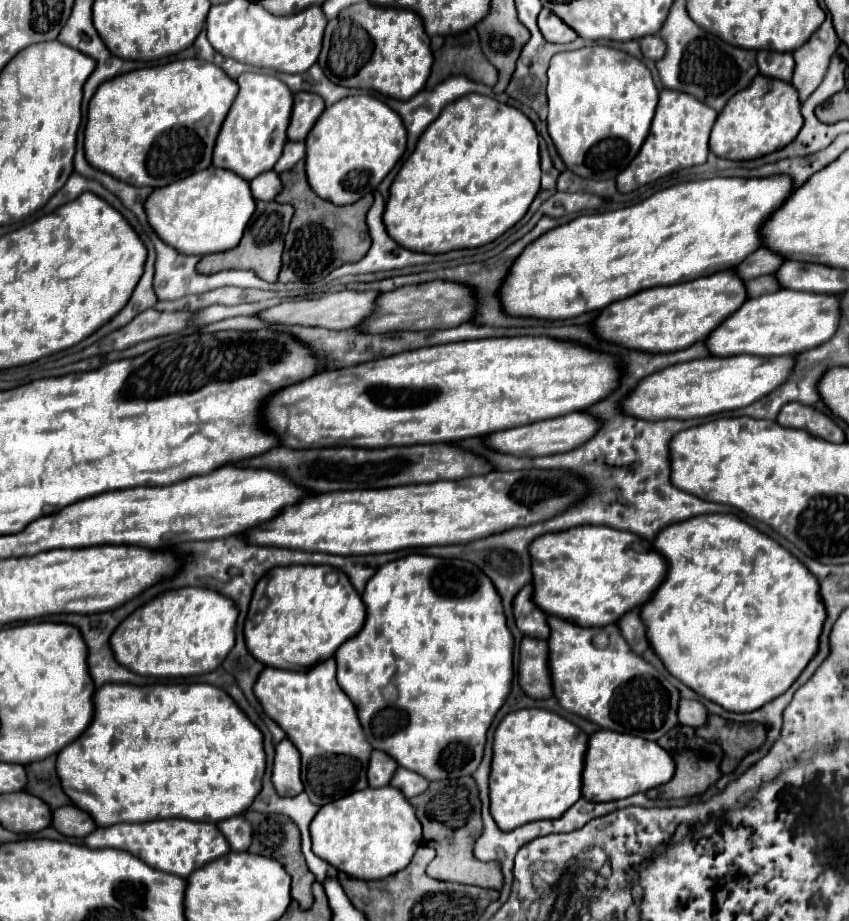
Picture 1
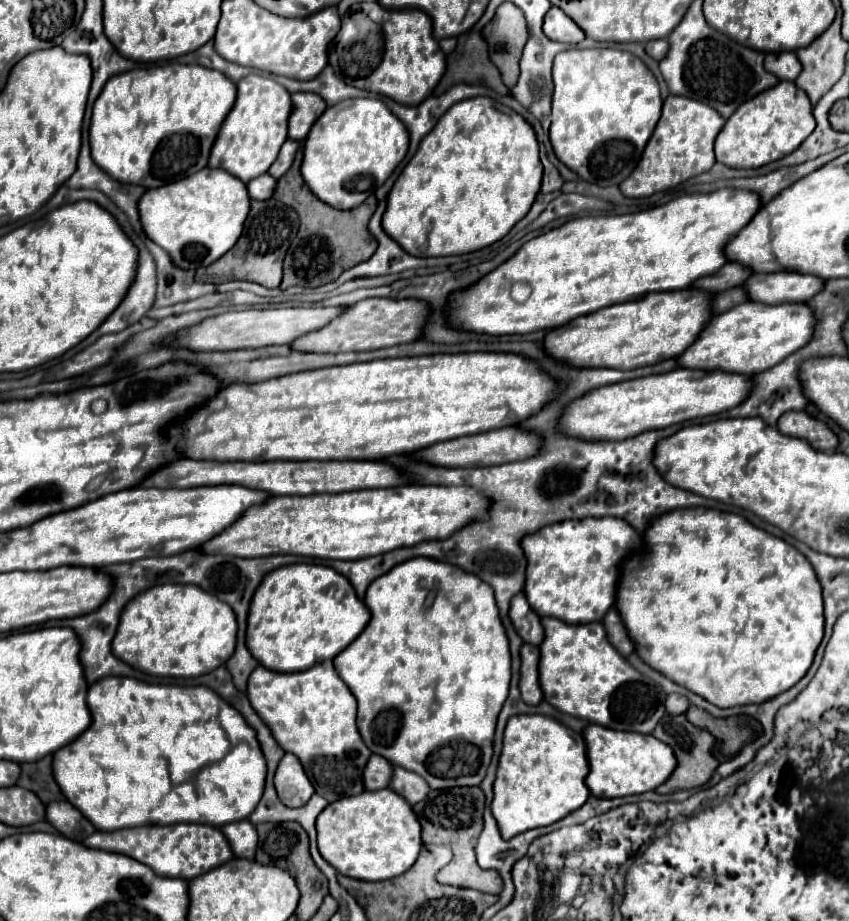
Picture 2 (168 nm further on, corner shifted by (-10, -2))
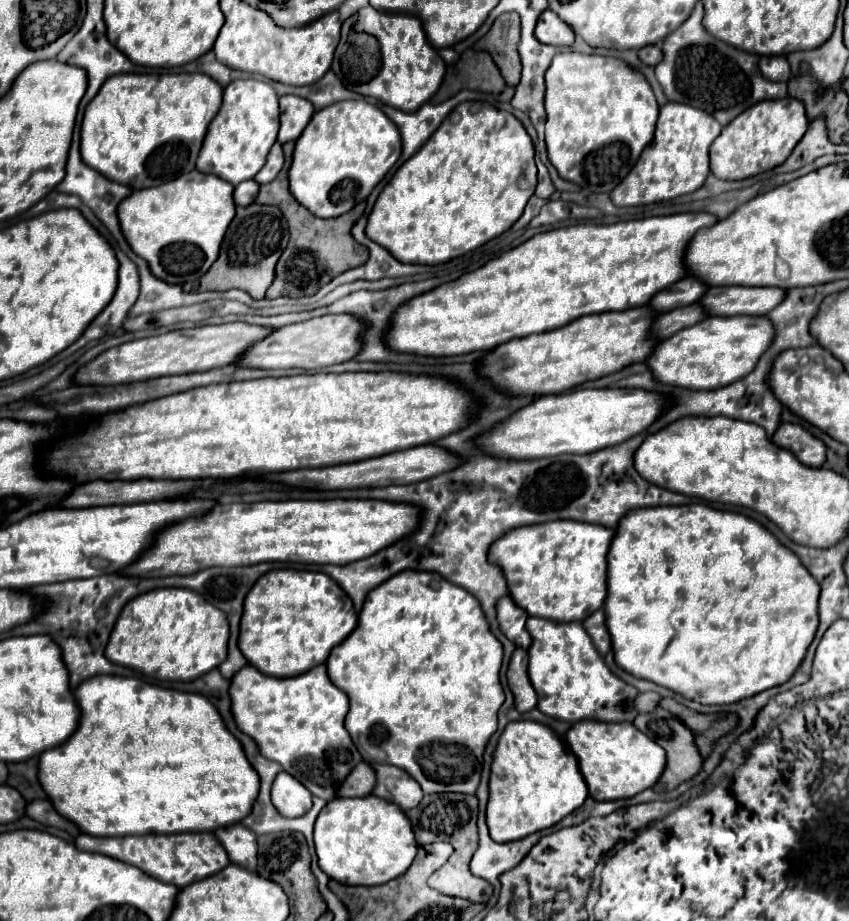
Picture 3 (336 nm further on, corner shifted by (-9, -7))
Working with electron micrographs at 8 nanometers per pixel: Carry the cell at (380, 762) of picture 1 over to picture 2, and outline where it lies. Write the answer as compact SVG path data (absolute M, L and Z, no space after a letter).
M372 755L366 769L364 769L364 785L368 791L378 791L390 785L390 775L394 773L394 767L388 759L382 759L380 755Z

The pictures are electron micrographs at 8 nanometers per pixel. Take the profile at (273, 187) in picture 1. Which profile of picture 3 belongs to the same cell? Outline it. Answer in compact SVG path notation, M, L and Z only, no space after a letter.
M245 180L245 184L235 186L233 200L235 200L235 204L239 204L239 206L249 206L249 204L255 202L257 192L259 192L259 184L257 184L255 180Z

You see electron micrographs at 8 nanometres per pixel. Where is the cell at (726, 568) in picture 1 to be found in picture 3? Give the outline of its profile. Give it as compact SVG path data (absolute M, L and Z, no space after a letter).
M687 504L687 506L661 506L661 508L635 508L633 512L629 512L629 516L625 516L625 520L619 520L619 526L615 530L615 536L611 540L611 548L609 548L609 554L607 554L607 598L605 598L605 604L603 604L603 610L605 610L605 624L609 628L609 636L611 640L615 640L615 662L629 674L637 676L637 678L643 678L643 680L651 680L659 686L665 686L677 694L683 694L685 698L689 700L695 700L699 704L731 704L731 702L737 702L737 700L743 700L743 698L749 698L749 696L755 696L771 686L779 686L783 684L785 680L789 680L793 676L793 672L797 670L797 666L801 664L813 636L815 636L815 630L817 630L817 624L819 624L819 618L817 618L817 600L819 600L819 584L817 580L809 574L809 570L801 564L801 560L789 550L785 548L761 522L745 516L745 514L739 514L739 512L729 512L729 510L717 510L717 508L711 508L707 504Z

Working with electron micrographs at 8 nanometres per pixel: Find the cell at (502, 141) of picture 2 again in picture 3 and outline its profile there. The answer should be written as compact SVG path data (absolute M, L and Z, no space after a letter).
M463 102L417 150L417 156L399 166L381 190L367 218L365 234L385 250L393 252L401 262L441 264L463 256L465 252L503 234L523 214L523 208L533 196L537 184L533 156L533 142L523 124L511 112L499 110L489 102Z

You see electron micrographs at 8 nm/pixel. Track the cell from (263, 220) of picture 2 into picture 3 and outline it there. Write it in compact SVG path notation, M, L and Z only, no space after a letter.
M251 204L245 208L237 206L235 210L237 212L235 212L235 218L231 220L231 224L225 232L225 240L221 244L219 258L209 268L209 272L205 276L201 276L199 290L223 292L223 290L239 288L239 290L245 290L255 300L261 300L265 296L265 290L273 282L275 264L289 242L287 222L277 206Z

